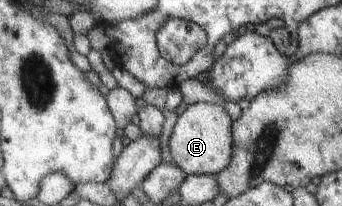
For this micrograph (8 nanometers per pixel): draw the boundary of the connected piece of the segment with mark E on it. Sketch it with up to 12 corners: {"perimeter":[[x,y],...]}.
{"perimeter":[[189,105],[170,140],[189,175],[233,163],[235,122],[224,105]]}

